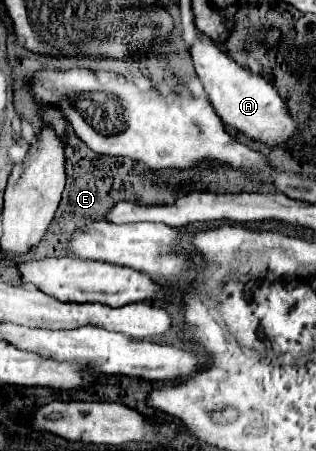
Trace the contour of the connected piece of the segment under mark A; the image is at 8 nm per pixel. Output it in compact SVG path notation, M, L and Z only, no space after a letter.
M205 35L195 37L195 41L189 47L189 53L191 53L195 73L201 79L215 113L221 117L225 125L231 125L237 131L245 133L247 137L255 141L263 141L267 145L279 145L293 139L295 123L283 99L279 97L277 89L269 81L237 65Z

